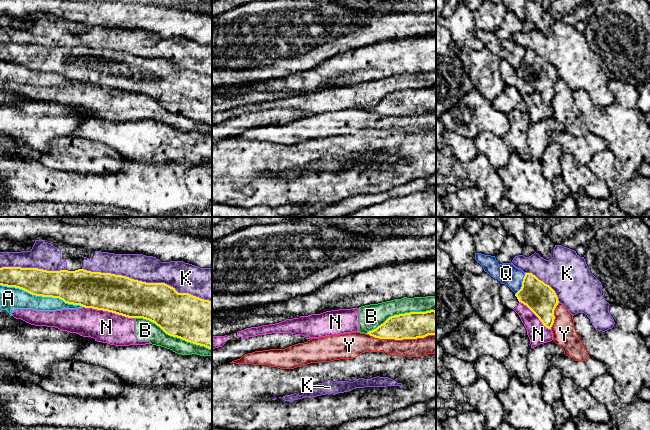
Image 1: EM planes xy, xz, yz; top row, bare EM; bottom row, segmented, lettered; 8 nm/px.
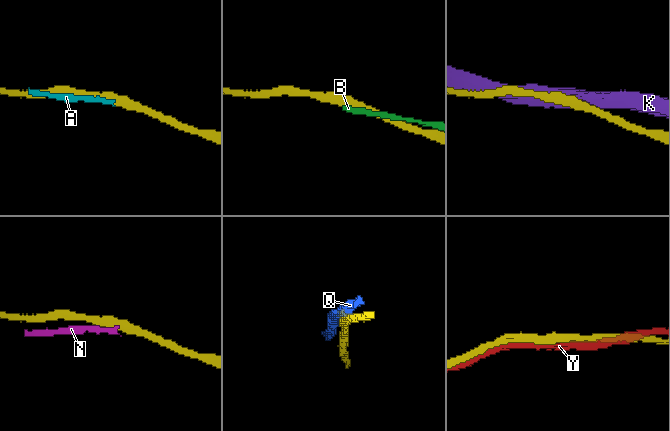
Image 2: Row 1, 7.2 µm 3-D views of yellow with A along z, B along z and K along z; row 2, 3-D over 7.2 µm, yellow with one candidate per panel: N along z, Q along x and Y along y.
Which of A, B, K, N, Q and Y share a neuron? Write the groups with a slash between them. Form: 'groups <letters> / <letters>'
groups A / B N / K / Q / Y

